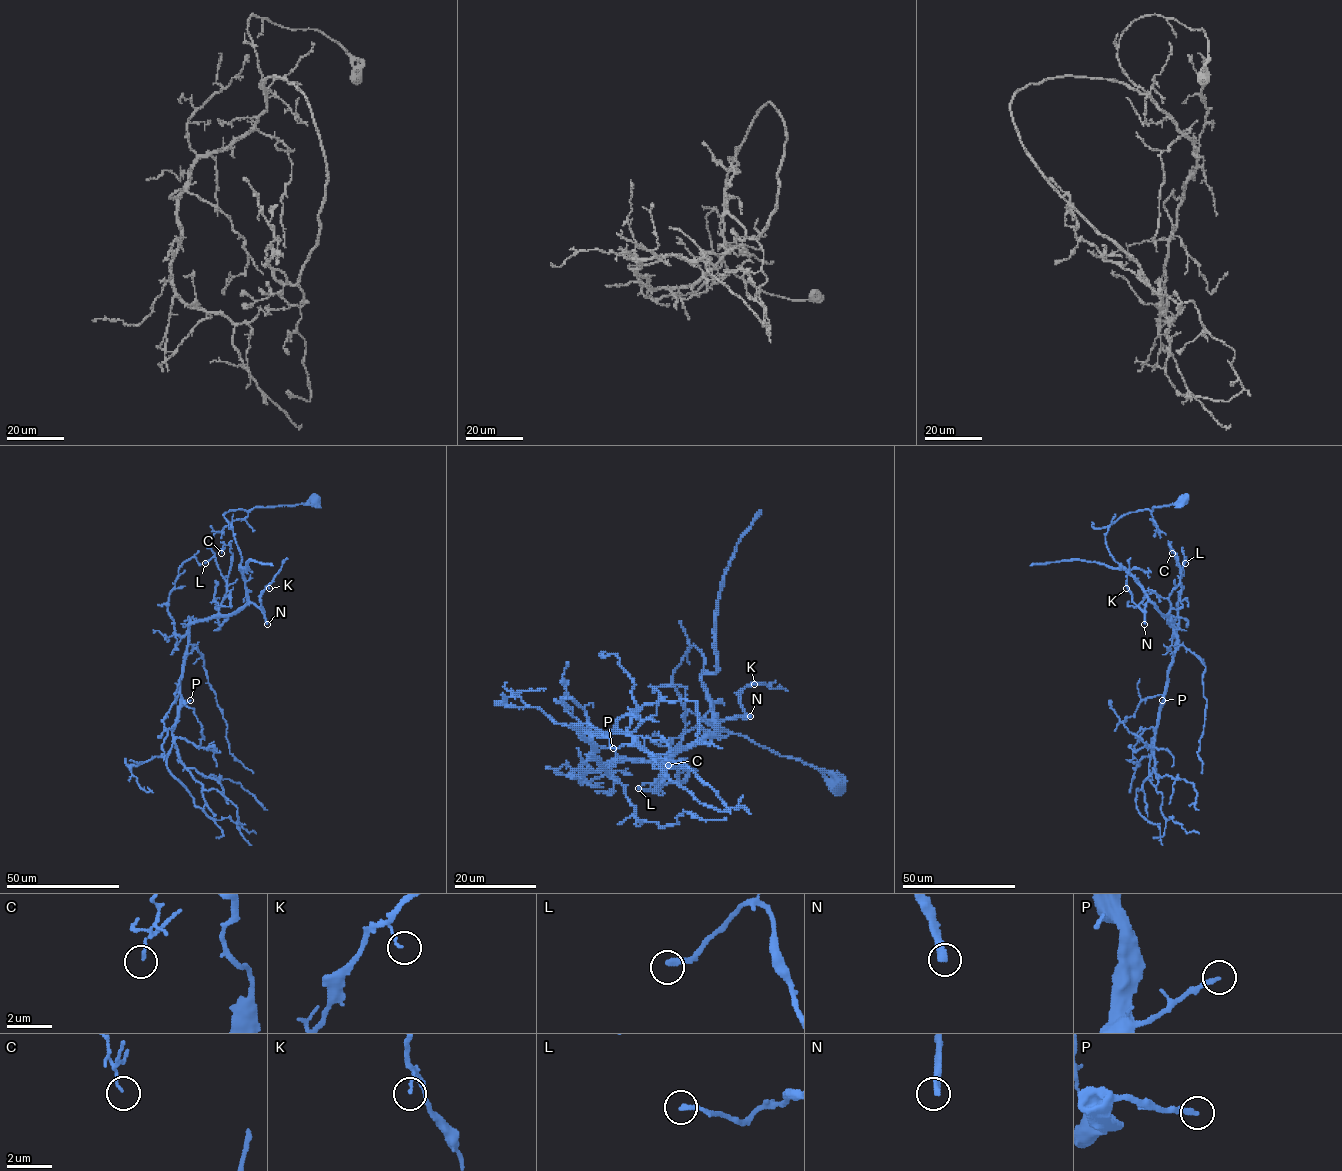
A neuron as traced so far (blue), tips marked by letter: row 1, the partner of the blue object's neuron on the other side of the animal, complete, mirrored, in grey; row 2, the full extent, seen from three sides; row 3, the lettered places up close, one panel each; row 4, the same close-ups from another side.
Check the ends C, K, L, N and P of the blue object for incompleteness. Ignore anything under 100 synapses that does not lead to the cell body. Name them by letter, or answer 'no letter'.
N

